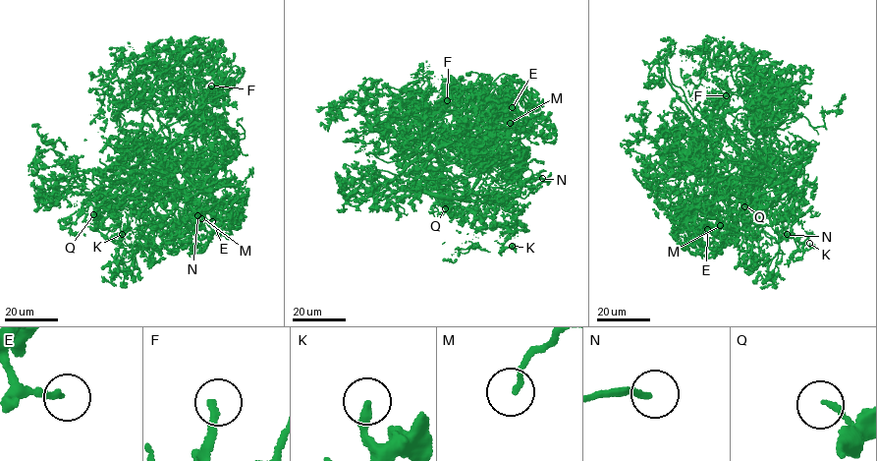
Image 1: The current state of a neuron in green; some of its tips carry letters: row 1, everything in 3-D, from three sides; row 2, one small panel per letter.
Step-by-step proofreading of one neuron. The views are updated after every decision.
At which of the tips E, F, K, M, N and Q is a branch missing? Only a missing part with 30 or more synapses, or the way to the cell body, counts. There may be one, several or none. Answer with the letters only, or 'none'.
E, F, N

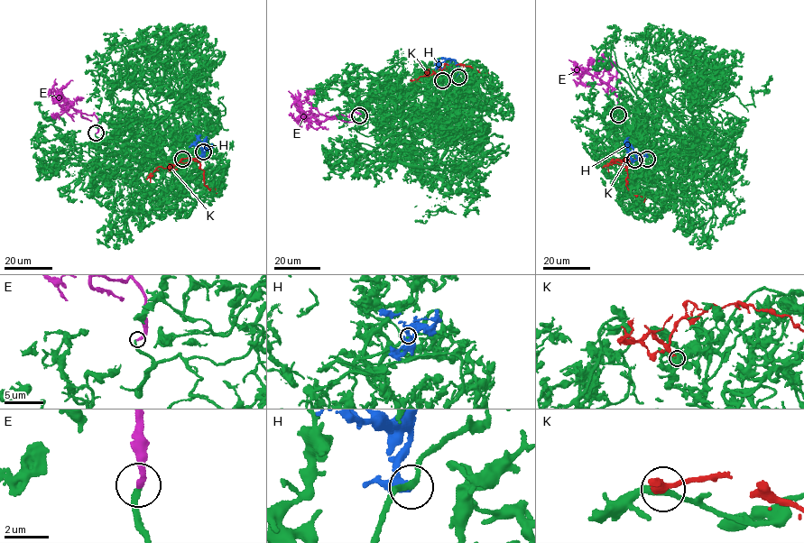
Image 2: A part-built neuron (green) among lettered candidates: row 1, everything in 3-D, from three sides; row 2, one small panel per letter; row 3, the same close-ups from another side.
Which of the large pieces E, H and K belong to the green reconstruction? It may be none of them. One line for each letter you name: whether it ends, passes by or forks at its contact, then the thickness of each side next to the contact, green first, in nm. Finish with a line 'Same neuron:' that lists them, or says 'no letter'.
E: it ends; calibres 220 and 280 nm
H: it ends; calibres 240 and 440 nm
Same neuron: E, H

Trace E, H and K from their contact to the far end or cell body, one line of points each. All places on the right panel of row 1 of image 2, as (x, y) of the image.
E: (618, 115), (623, 96), (601, 81), (605, 59), (572, 75)
H: (647, 159), (629, 150), (627, 142), (633, 149)
K: (634, 160), (627, 160), (626, 186), (633, 195), (643, 197), (643, 202)

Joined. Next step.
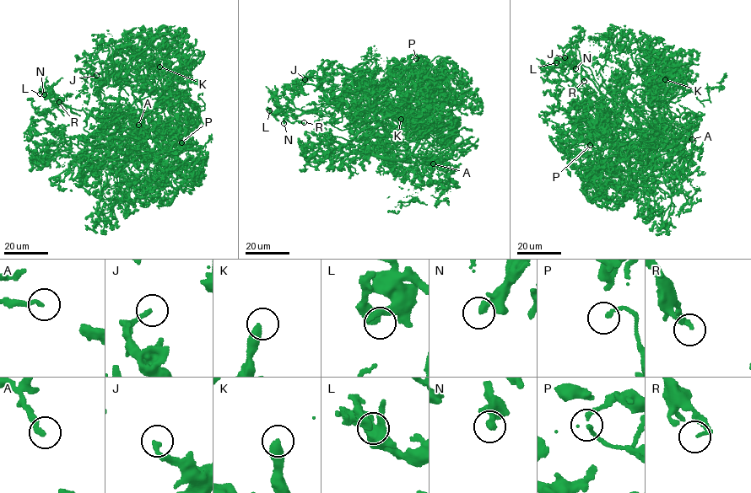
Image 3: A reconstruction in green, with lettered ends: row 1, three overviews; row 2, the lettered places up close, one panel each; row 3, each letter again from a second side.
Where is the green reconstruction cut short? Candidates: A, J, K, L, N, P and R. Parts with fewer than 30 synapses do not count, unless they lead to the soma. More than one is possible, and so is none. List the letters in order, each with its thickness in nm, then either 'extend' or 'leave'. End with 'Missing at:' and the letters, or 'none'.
A: 190 nm thick; extend
J: 200 nm thick; extend
K: 420 nm thick; extend
L: 320 nm thick; leave
N: 360 nm thick; leave
P: 170 nm thick; leave
R: 190 nm thick; leave
Missing at: A, J, K

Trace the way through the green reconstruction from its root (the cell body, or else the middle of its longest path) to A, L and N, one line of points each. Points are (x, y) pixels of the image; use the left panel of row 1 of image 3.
A: (146, 196), (159, 184), (177, 187), (180, 163), (146, 129), (140, 138), (139, 129), (129, 124), (138, 125)
L: (146, 196), (131, 171), (138, 157), (119, 131), (84, 142), (82, 109), (58, 104), (44, 84), (40, 93)
N: (146, 196), (131, 171), (138, 157), (119, 131), (84, 142), (85, 112), (58, 104), (51, 86), (44, 94)

